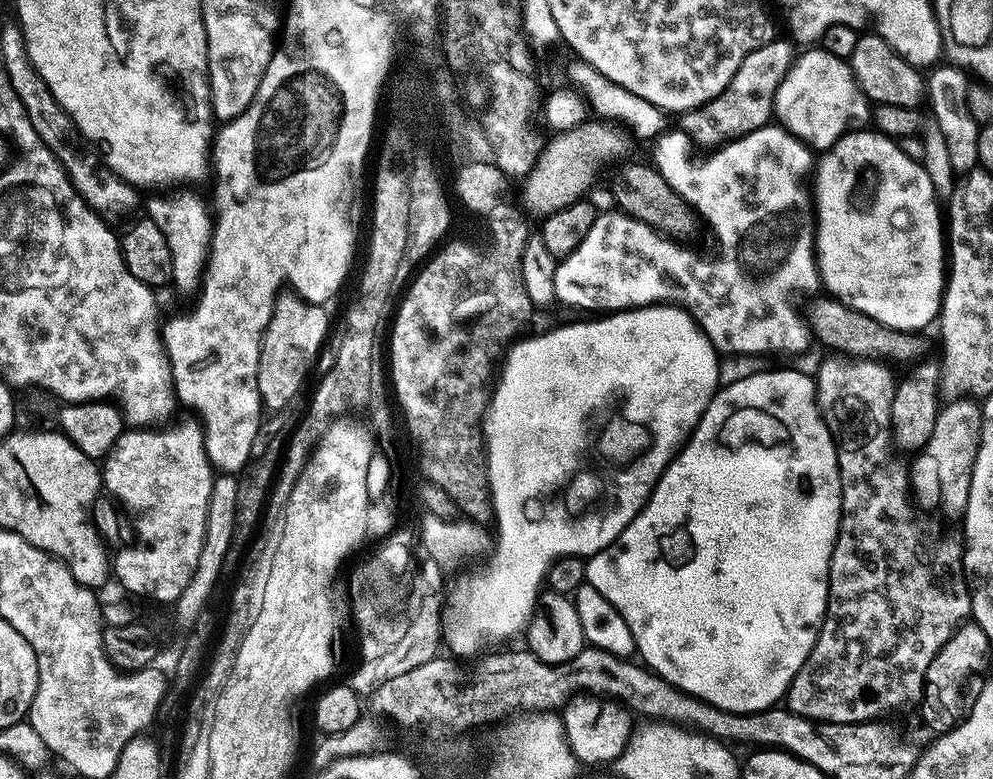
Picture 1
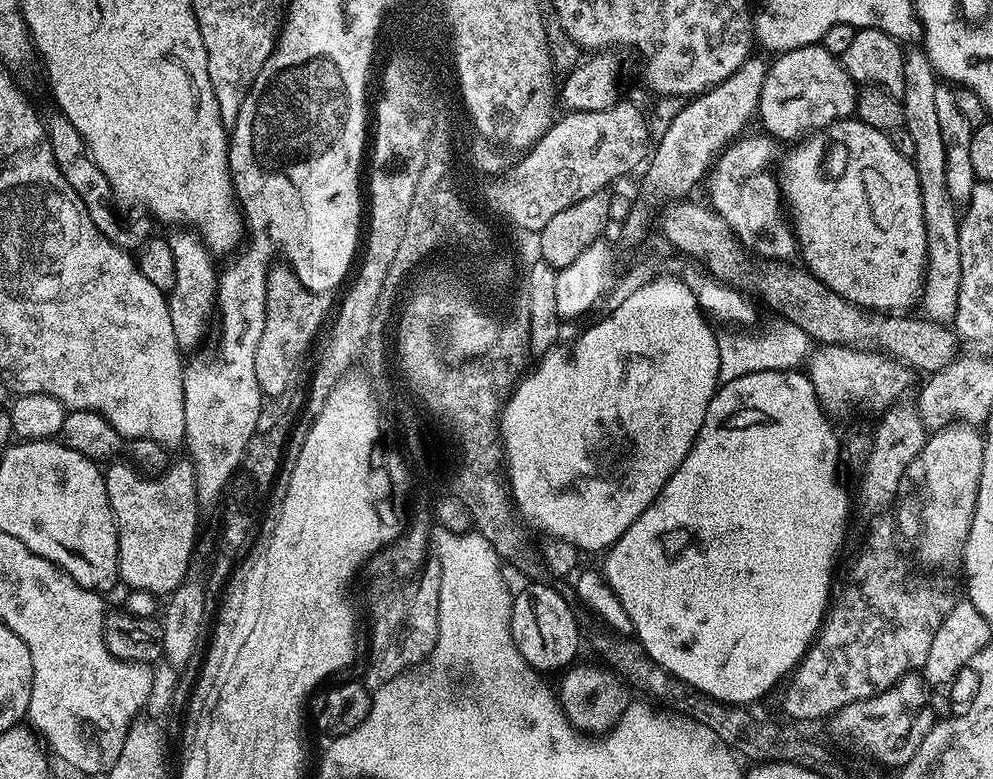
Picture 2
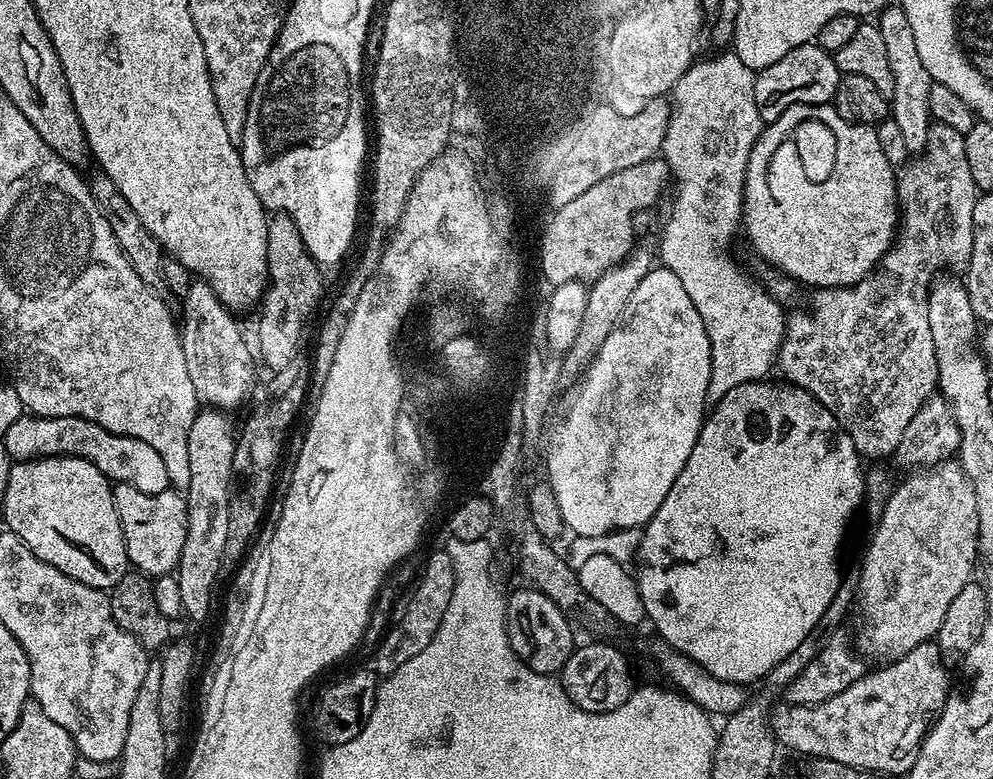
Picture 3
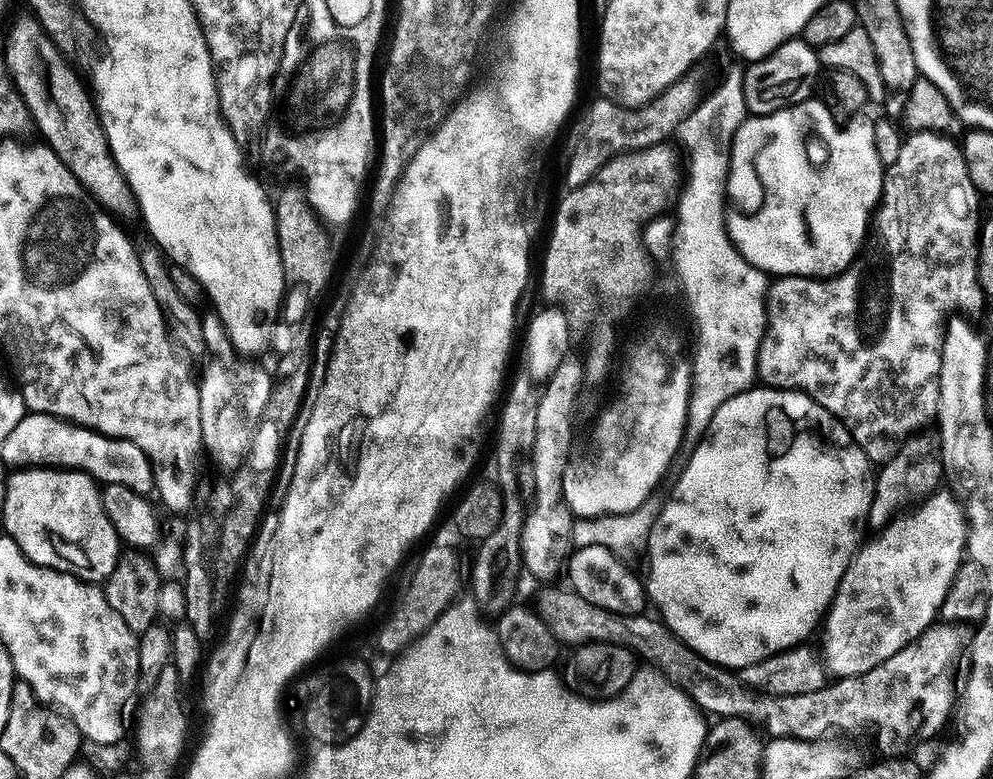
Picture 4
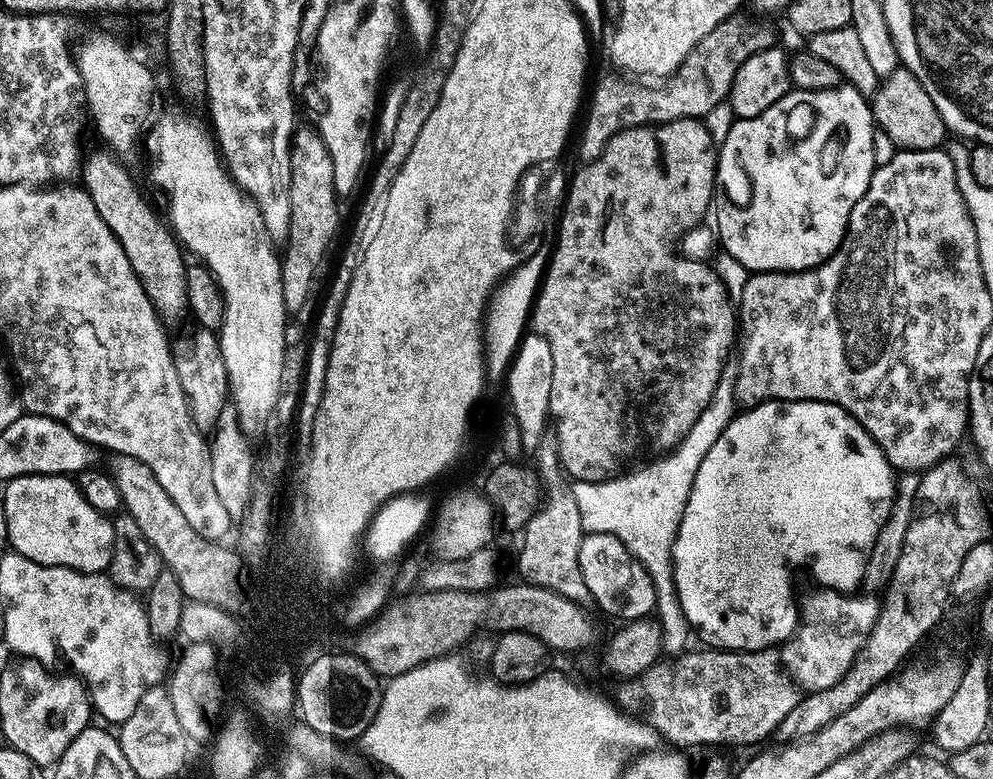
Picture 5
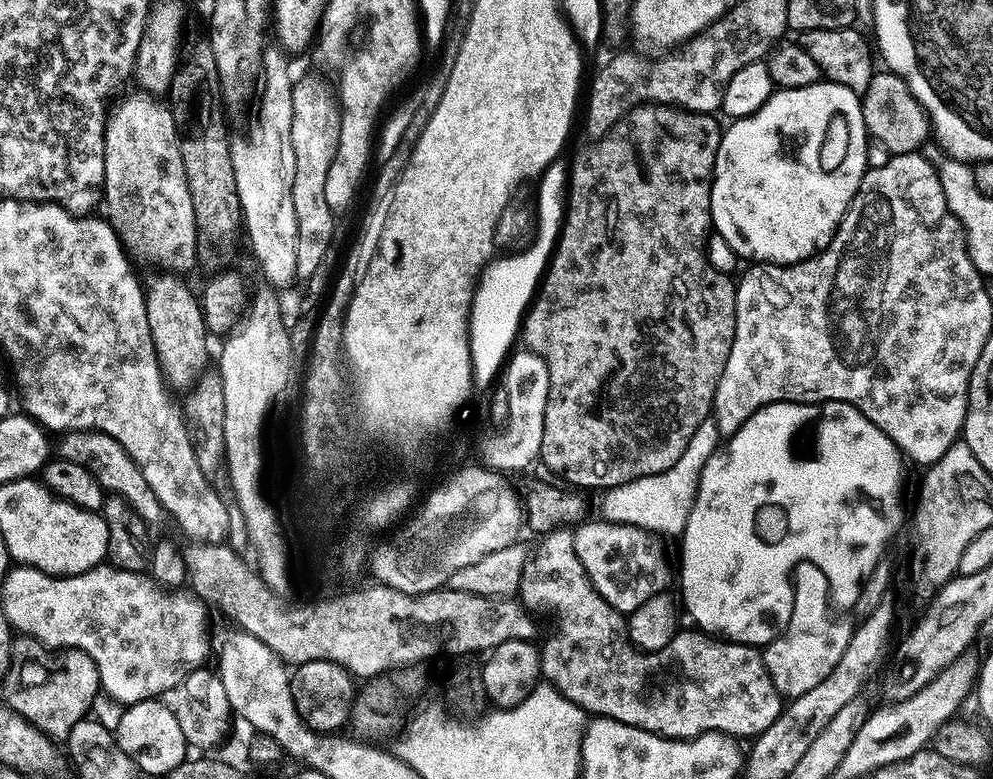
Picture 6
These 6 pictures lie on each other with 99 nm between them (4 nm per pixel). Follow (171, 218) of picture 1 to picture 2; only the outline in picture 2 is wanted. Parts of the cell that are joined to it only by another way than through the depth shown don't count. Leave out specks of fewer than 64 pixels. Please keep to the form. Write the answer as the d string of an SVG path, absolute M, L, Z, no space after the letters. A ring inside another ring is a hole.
M184 230L167 237L174 253L174 289L168 294L170 322L174 329L175 341L182 350L188 350L192 344L192 334L204 333L211 320L215 319L218 308L216 302L219 288L219 273L214 268L213 255L205 247L203 239L197 234Z

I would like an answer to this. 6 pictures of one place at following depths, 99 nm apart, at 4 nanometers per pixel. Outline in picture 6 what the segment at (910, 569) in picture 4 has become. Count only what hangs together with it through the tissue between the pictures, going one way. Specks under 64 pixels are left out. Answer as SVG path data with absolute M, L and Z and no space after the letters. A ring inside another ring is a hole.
M803 560L794 573L792 613L786 631L763 649L764 665L781 697L795 698L814 690L834 666L852 641L854 624L834 607L828 594L828 579L818 566Z

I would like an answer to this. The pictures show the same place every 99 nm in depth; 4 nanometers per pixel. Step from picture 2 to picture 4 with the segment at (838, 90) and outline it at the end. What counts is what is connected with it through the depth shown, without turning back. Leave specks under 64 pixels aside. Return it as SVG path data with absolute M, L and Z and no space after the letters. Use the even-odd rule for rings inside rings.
M803 38L788 40L766 58L751 61L743 69L747 111L754 116L765 116L809 99L813 95L812 87L815 84L817 87L821 72L822 65L817 49L807 44Z

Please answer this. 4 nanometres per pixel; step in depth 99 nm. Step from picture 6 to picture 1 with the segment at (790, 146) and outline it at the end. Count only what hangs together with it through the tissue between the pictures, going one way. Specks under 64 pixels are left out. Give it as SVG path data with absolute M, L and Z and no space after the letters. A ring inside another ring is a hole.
M853 130L851 132L844 133L838 142L834 142L828 148L823 149L819 153L818 159L814 164L814 176L816 172L816 192L814 188L814 251L816 254L816 266L820 274L820 283L826 289L829 288L833 297L839 298L843 304L848 304L854 310L858 310L862 314L866 314L872 319L876 319L878 322L885 324L885 326L894 328L897 331L913 332L915 330L924 330L928 323L935 321L940 315L940 306L944 298L944 289L946 287L946 234L942 225L942 210L936 206L938 203L938 197L933 190L932 183L930 182L930 174L926 174L923 163L914 158L907 157L906 154L899 149L897 141L890 136L885 136L883 133L877 130Z

